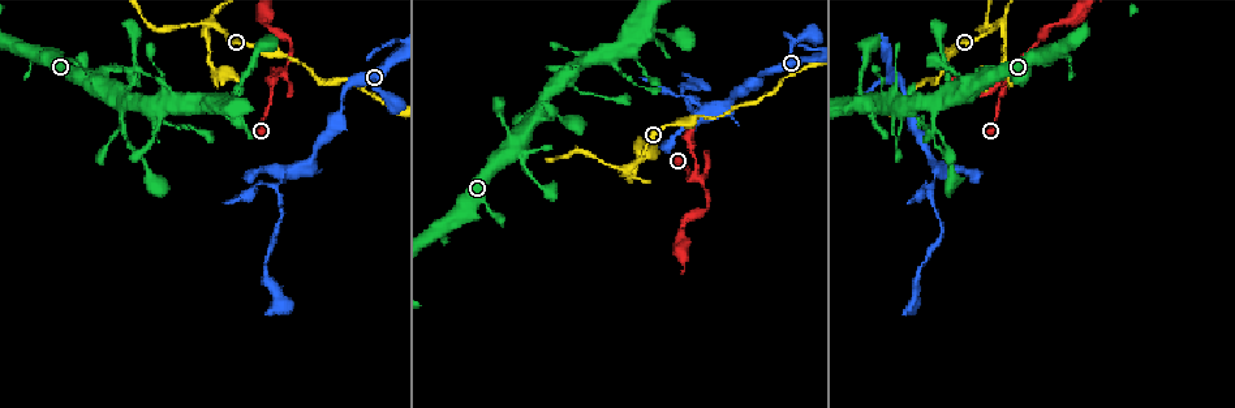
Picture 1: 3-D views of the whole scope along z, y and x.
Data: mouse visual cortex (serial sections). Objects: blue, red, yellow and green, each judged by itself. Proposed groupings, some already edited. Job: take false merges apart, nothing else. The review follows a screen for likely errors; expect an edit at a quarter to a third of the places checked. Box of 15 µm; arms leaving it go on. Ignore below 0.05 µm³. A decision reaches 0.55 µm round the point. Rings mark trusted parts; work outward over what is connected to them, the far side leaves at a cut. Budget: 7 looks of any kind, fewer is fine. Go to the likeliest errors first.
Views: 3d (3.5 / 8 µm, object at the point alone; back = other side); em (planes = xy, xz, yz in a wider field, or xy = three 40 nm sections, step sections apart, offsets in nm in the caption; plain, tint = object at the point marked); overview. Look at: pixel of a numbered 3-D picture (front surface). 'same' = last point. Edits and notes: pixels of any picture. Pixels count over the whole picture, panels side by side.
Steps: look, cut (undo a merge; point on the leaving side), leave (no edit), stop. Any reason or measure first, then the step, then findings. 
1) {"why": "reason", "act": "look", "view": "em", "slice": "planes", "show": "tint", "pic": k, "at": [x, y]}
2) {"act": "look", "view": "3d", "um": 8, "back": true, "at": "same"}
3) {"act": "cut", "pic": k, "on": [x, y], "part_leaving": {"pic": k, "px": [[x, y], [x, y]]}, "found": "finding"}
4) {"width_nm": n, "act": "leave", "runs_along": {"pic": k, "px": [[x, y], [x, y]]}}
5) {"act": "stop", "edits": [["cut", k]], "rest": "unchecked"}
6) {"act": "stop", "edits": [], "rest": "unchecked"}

{"why": "abrupt turn", "act": "look", "view": "3d", "um": 3.5, "back": true, "pic": 1, "at": [692, 178]}

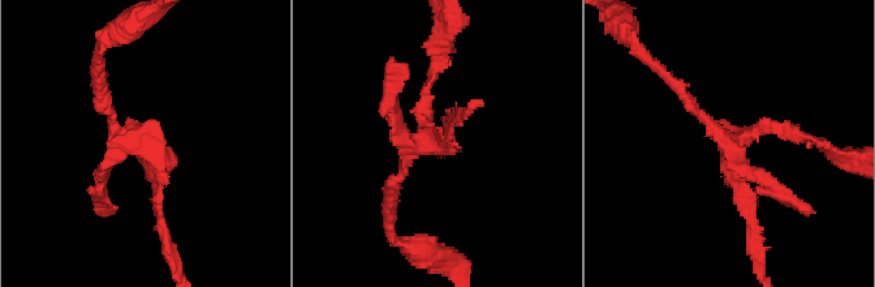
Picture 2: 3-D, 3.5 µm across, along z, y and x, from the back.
{"act": "look", "view": "em", "slice": "xy", "step": 5, "show": "tint", "pic": 2, "at": [440, 135]}

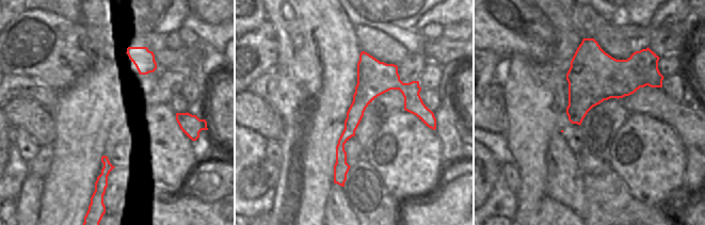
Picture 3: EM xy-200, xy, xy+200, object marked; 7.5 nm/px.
{"act": "leave", "found": "all the same cell"}

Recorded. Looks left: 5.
{"act": "look", "view": "3d", "um": 8, "back": true, "pic": 1, "at": [274, 186]}

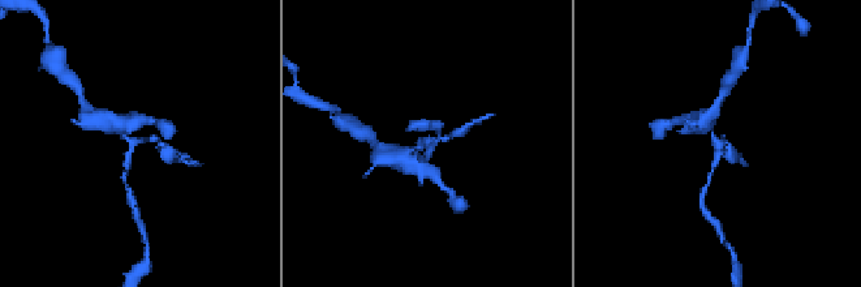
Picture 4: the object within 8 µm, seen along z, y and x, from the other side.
{"arms": 3, "arm_widths_nm": [150, 200, 400], "why": "shape alone is not enough", "act": "look", "view": "em", "slice": "xy", "step": 2, "show": "tint", "pic": 4, "at": [130, 142]}

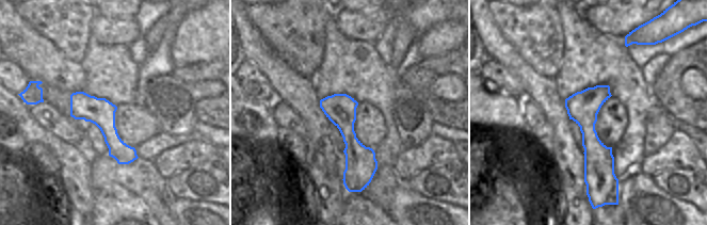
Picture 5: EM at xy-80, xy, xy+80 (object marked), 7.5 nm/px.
{"width_nm": 240, "act": "cut", "pic": 4, "on": [430, 141], "part_leaving": {"pic": 4, "px": [[713, 135], [719, 153], [707, 183]]}, "found": "a second cell is stuck on"}

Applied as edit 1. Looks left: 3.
{"act": "look", "view": "overview"}

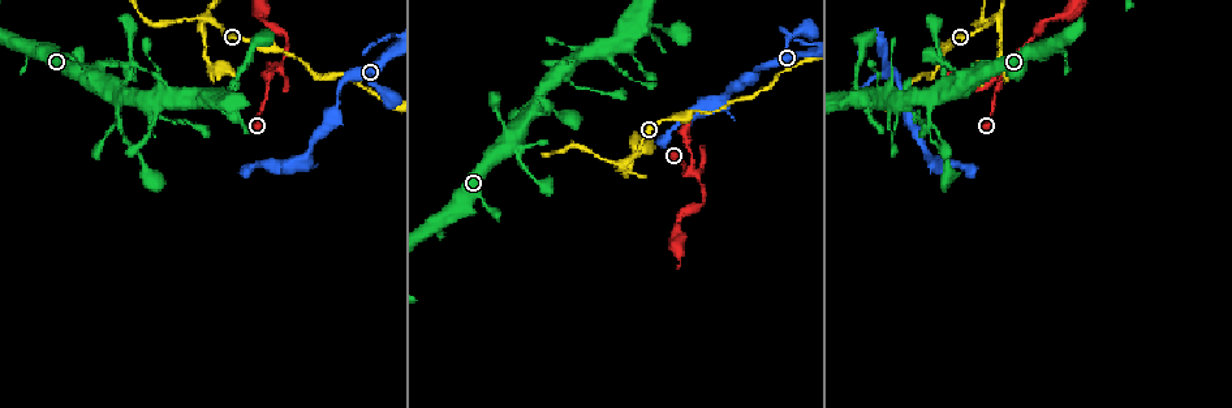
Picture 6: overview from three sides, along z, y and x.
{"why": "thick turns thin", "act": "look", "view": "3d", "um": 3.5, "pic": 6, "at": [625, 161]}

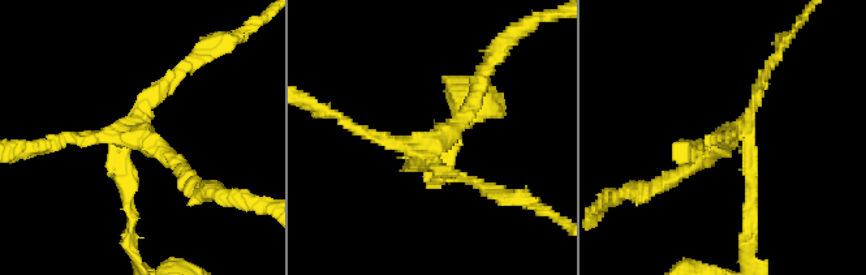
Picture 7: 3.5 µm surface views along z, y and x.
{"arms": 4, "arm_widths_nm": [150, 150, 150, 200], "act": "look", "view": "em", "slice": "xy", "step": 1, "show": "tint", "pic": 7, "at": [141, 135]}

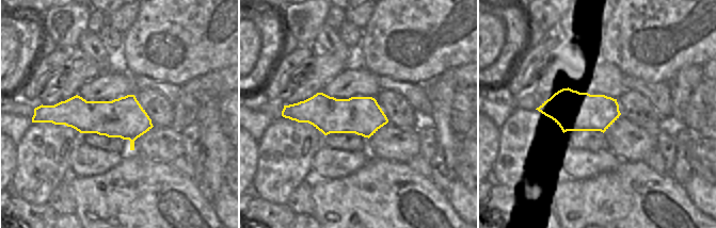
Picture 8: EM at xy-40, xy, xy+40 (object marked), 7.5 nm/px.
{"act": "cut", "pic": 7, "on": [128, 190], "found": "two cells meet here"}

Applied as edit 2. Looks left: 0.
{"act": "stop", "edits": [["cut", 4], ["cut", 7]], "rest": "unchecked"}

